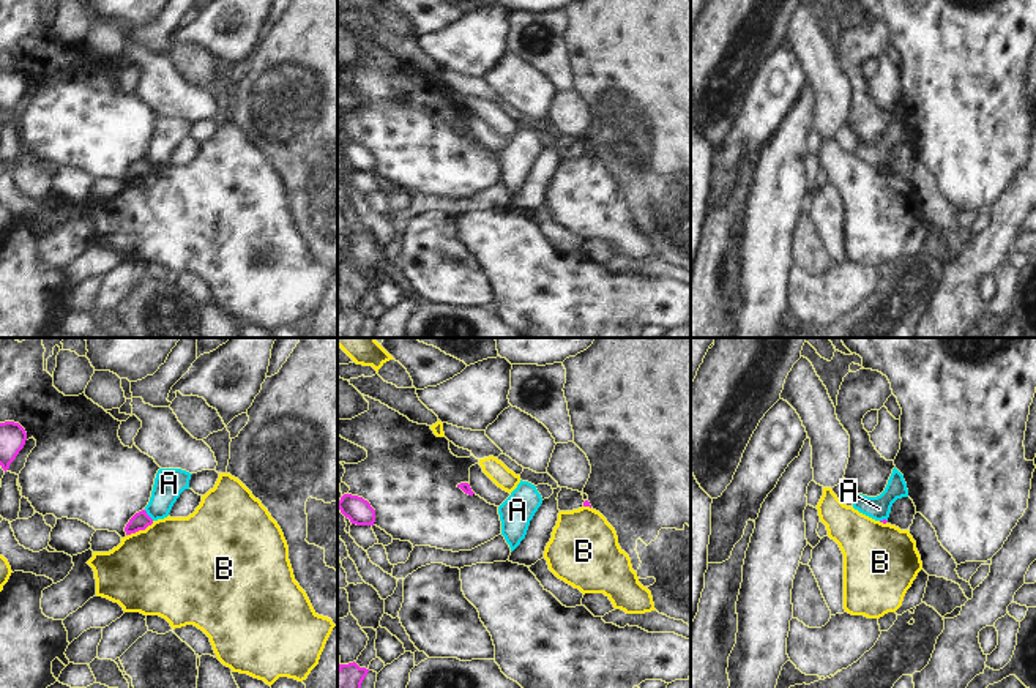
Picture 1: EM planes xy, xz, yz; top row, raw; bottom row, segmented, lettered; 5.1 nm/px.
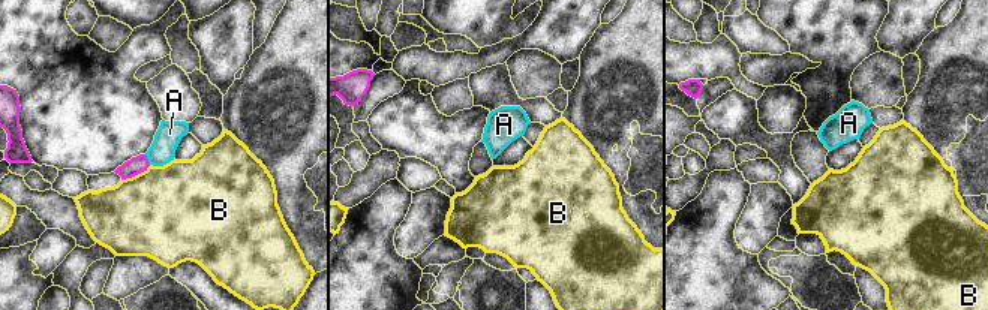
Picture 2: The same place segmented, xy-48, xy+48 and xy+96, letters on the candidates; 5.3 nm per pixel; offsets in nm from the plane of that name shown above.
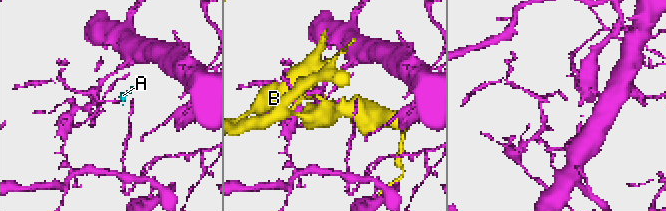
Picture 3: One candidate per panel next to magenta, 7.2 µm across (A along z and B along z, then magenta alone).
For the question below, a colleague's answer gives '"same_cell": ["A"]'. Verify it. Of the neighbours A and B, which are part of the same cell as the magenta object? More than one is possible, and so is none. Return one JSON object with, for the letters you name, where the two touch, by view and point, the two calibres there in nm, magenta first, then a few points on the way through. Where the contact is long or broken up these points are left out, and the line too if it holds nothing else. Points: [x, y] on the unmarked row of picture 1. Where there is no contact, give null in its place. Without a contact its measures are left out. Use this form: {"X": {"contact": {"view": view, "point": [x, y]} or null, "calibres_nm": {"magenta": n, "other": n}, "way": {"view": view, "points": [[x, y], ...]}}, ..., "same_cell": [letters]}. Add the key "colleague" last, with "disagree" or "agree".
{"same_cell": [], "colleague": "disagree"}

